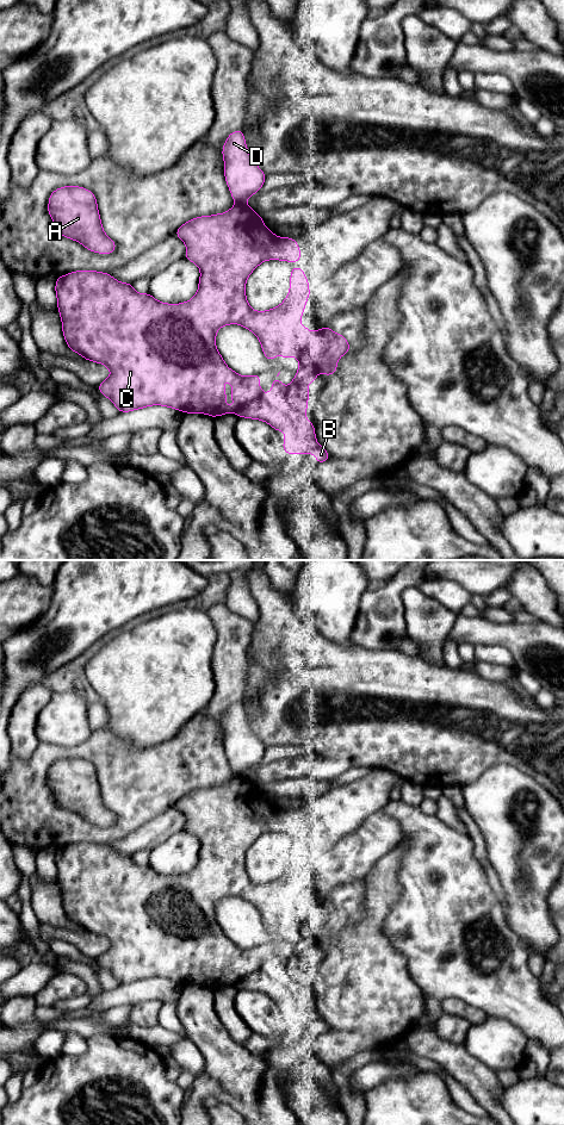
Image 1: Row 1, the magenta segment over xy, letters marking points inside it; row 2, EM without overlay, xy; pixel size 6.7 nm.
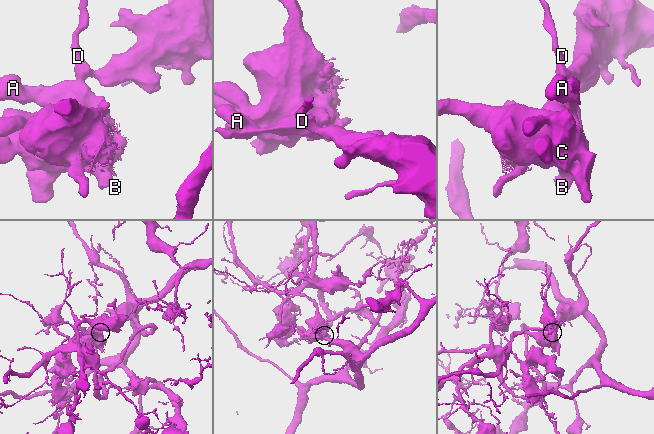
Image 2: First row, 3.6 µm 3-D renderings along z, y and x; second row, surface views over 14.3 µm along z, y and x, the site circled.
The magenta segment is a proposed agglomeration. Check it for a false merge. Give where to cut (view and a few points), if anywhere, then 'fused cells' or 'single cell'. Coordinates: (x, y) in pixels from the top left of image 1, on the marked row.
xy (236, 203), (245, 204) | fused cells

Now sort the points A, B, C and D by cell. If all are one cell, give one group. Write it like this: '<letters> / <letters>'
A B C / D

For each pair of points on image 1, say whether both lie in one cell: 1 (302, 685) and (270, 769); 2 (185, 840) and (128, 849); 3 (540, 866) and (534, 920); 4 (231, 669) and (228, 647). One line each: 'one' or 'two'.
1: one
2: two
3: one
4: one

